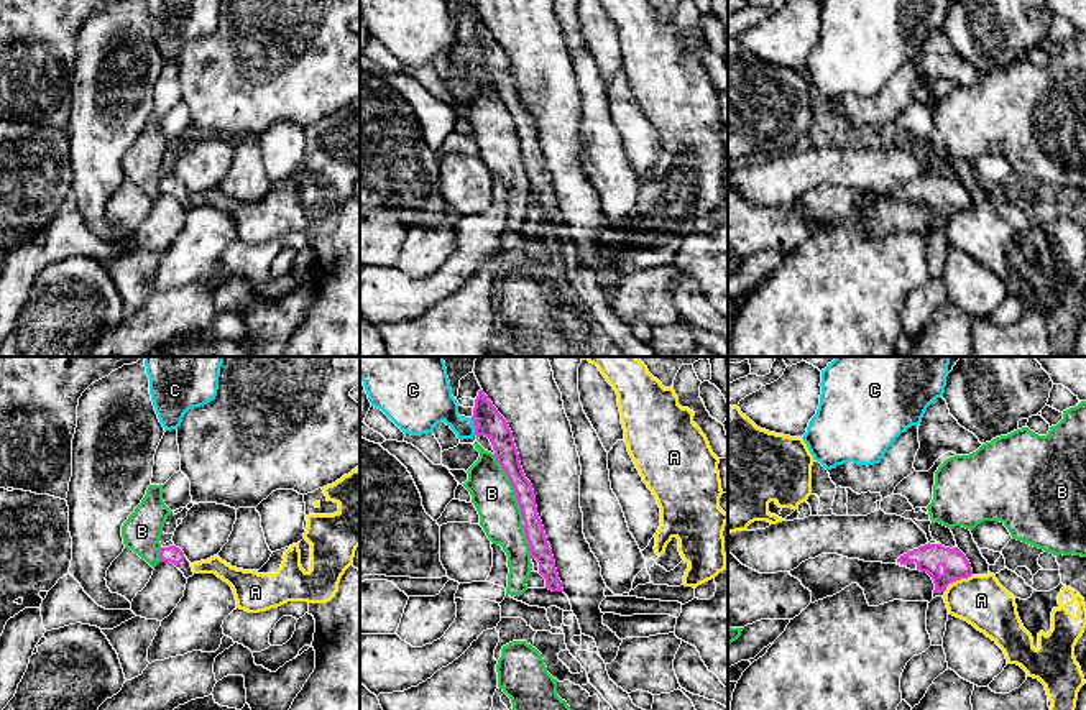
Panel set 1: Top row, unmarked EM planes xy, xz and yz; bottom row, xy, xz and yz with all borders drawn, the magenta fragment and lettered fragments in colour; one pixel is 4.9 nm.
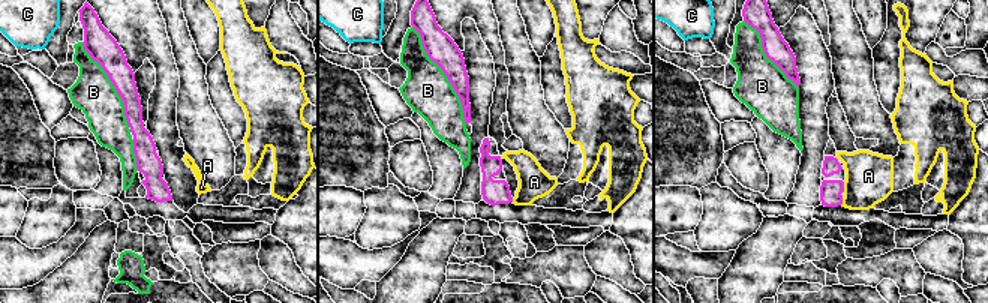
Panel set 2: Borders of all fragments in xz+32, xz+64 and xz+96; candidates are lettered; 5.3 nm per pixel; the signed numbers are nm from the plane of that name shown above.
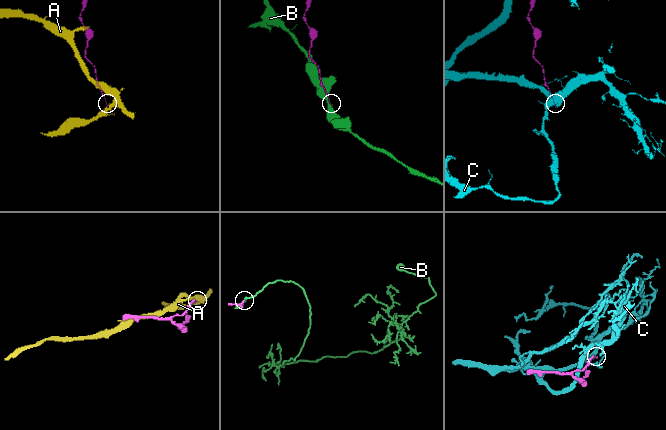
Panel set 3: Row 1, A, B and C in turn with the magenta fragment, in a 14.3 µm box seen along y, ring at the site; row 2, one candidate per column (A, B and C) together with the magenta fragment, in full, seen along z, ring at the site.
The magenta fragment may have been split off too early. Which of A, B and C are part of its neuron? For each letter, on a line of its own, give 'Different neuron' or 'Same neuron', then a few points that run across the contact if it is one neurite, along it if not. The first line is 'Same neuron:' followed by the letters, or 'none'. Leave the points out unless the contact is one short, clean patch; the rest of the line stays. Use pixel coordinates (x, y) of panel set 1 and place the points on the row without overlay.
Same neuron: none
A: Different neuron. Line: yz (971, 206), (952, 216)
B: Different neuron
C: Different neuron. Line: xz (470, 50), (475, 66)

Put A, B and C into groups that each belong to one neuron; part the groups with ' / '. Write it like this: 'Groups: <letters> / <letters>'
Groups: A / B / C

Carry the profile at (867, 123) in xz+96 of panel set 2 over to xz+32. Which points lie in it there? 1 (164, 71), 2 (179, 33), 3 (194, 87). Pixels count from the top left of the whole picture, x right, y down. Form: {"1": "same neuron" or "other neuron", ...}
{"1": "other neuron", "2": "same neuron", "3": "same neuron"}

